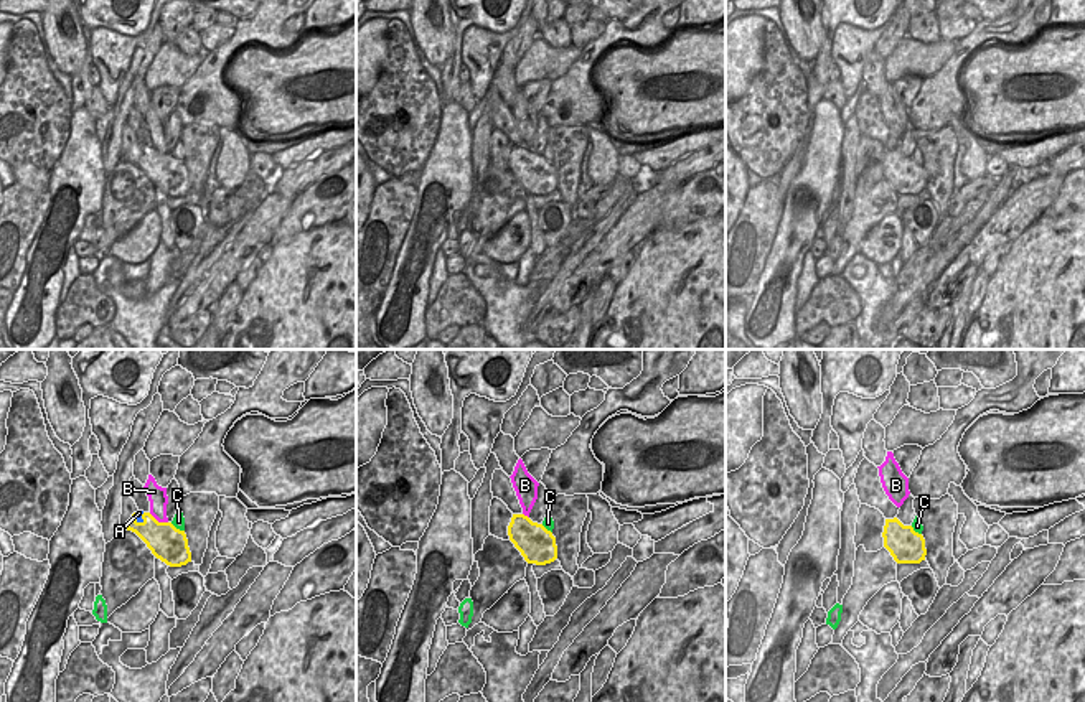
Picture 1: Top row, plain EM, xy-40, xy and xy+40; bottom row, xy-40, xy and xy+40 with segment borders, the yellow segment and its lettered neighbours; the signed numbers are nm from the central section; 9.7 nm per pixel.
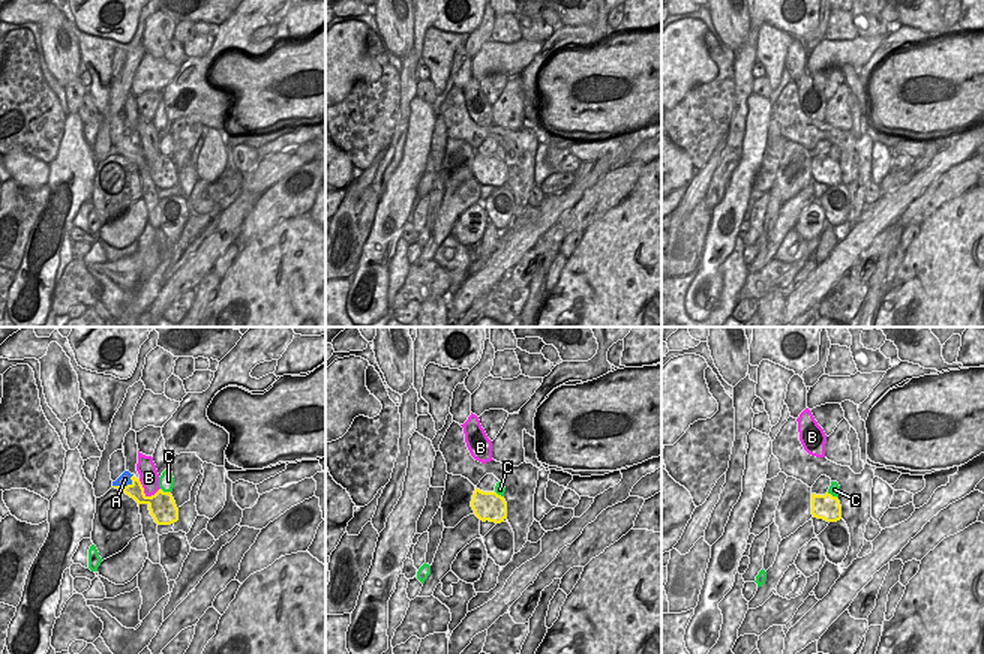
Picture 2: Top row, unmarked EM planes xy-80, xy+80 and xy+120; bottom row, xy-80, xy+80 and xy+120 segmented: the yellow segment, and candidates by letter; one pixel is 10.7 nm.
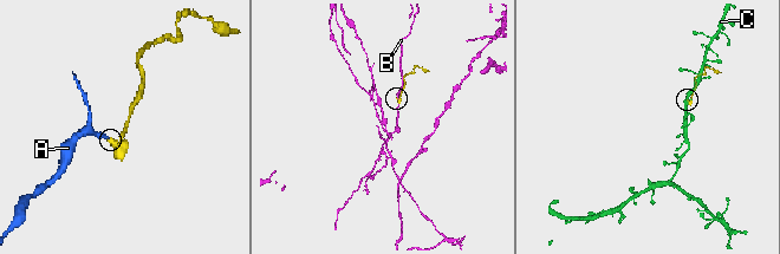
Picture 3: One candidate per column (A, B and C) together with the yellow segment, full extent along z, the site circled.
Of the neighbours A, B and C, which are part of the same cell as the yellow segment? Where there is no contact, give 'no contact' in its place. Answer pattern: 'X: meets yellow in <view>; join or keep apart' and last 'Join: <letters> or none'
A: meets yellow in xy-40; join
B: meets yellow in xy-40; keep apart
C: meets yellow in xy-40; keep apart
Join: A

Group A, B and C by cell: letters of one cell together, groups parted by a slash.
A / B / C

